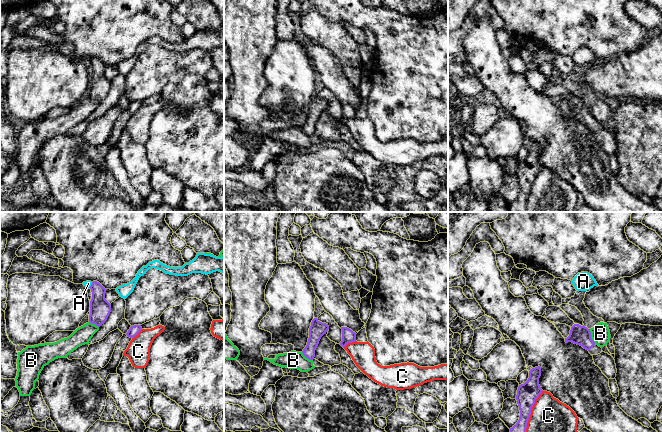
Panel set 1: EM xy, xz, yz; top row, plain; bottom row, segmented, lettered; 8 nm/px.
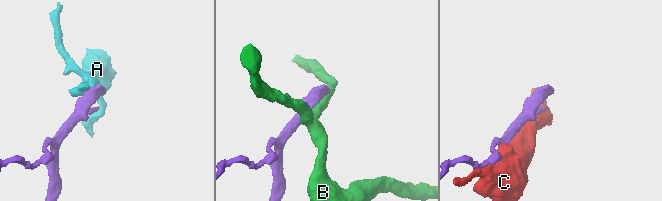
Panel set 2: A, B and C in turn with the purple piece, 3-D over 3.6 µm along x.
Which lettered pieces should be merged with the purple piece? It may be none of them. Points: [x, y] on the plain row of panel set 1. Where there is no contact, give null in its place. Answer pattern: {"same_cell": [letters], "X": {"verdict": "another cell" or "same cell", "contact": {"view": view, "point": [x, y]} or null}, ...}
{"same_cell": [], "A": {"verdict": "another cell", "contact": {"view": "xy", "point": [91, 61]}}, "B": {"verdict": "another cell", "contact": {"view": "yz", "point": [590, 112]}}, "C": {"verdict": "another cell", "contact": {"view": "yz", "point": [530, 189]}}}

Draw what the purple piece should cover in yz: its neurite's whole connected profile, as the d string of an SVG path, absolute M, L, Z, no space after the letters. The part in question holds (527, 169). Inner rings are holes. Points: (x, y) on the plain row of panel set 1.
M541 143L532 144L529 147L528 156L524 160L519 161L516 176L520 186L520 193L518 198L510 204L510 212L526 212L527 199L532 183L543 167L539 161L540 152Z

